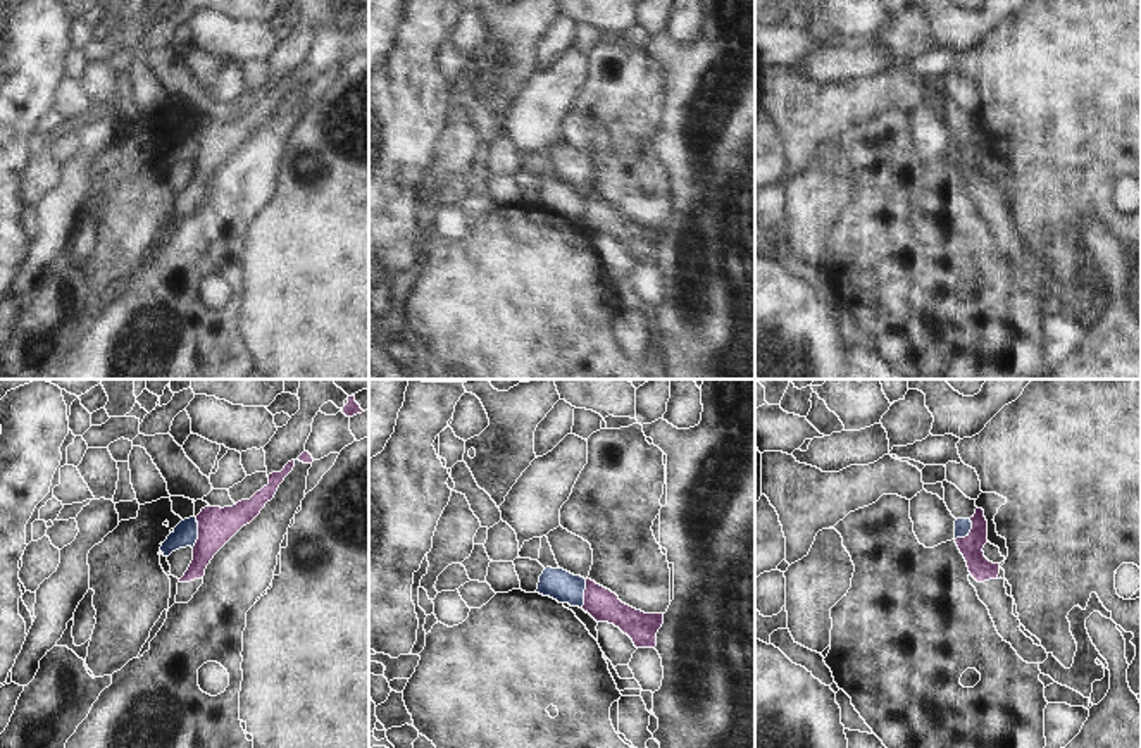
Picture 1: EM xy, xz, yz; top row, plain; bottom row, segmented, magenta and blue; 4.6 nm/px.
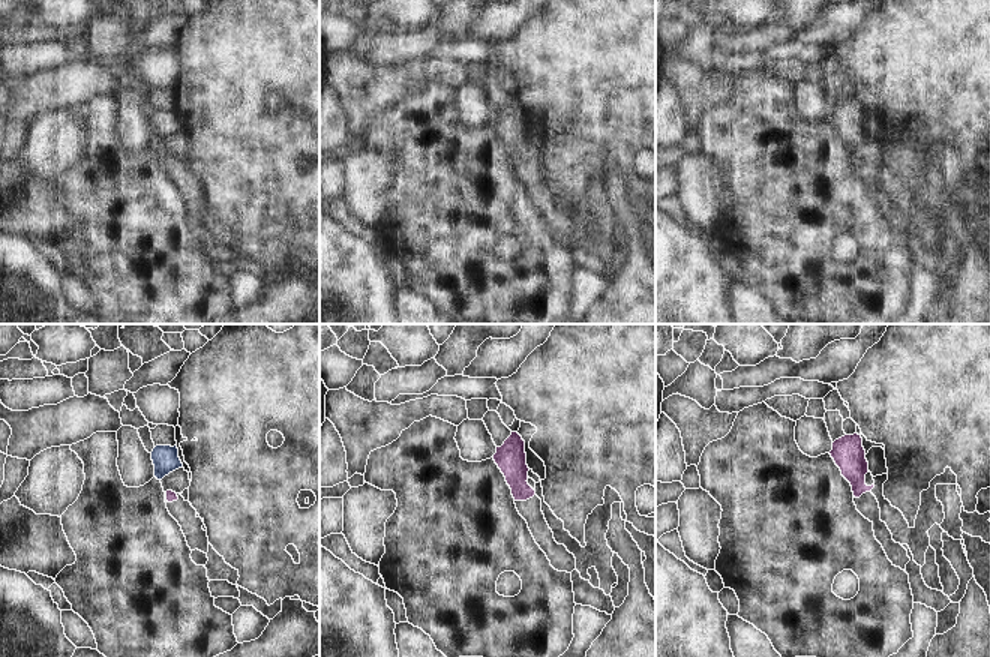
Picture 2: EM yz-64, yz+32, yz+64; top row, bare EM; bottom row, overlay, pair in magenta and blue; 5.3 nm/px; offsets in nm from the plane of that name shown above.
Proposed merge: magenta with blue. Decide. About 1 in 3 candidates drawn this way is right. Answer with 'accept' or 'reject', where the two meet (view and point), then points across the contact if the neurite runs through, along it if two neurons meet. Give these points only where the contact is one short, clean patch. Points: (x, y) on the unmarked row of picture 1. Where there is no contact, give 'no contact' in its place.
reject; meets magenta in xy at (199, 147); border along xy (197, 131), (197, 155), (192, 161)

